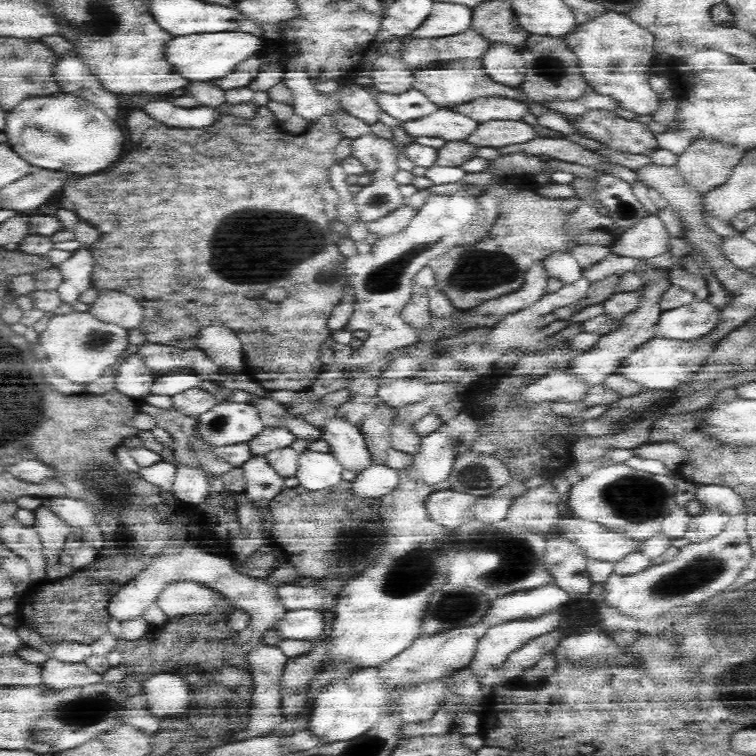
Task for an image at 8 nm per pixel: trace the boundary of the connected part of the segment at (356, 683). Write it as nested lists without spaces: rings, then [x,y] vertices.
[[[376,668],[358,670],[346,680],[332,682],[318,694],[318,698],[314,700],[314,710],[310,714],[308,730],[322,744],[334,744],[338,740],[356,738],[366,730],[374,728],[374,724],[380,718],[384,700],[386,700],[386,686],[380,678],[380,670]]]

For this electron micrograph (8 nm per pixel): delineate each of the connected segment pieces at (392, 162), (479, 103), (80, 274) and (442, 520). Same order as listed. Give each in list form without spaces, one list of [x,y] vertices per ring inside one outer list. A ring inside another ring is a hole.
[[[364,134],[360,138],[354,138],[352,140],[352,150],[354,150],[354,158],[358,158],[366,166],[366,170],[370,174],[376,174],[378,176],[372,184],[364,186],[356,194],[356,198],[354,198],[356,208],[358,208],[358,214],[360,214],[360,222],[366,222],[366,224],[368,222],[376,222],[376,220],[388,216],[390,212],[398,210],[400,206],[404,206],[404,196],[400,194],[400,186],[392,178],[400,170],[400,164],[398,164],[400,150],[392,142],[376,136],[376,134]]]
[[[476,98],[466,104],[458,104],[452,108],[456,114],[464,114],[468,118],[474,118],[478,122],[488,122],[488,120],[520,120],[524,118],[528,106],[512,100],[512,98]]]
[[[80,248],[70,256],[70,260],[62,262],[58,268],[64,274],[64,282],[60,284],[58,292],[62,302],[72,304],[74,312],[90,312],[92,304],[82,304],[80,294],[92,288],[92,274],[94,274],[94,254],[92,250]]]
[[[440,490],[430,494],[426,500],[426,510],[436,524],[448,526],[450,530],[458,530],[474,518],[474,506],[478,504],[478,496],[456,492],[456,490]]]

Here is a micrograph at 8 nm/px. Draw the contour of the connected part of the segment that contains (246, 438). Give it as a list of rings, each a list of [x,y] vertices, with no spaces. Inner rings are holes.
[[[220,402],[198,416],[198,436],[212,448],[248,444],[266,430],[256,406],[240,402]]]

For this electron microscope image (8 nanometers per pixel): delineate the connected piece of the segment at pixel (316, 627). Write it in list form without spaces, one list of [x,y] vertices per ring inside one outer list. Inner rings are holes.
[[[292,610],[276,624],[282,640],[314,640],[324,634],[326,618],[318,610]]]

